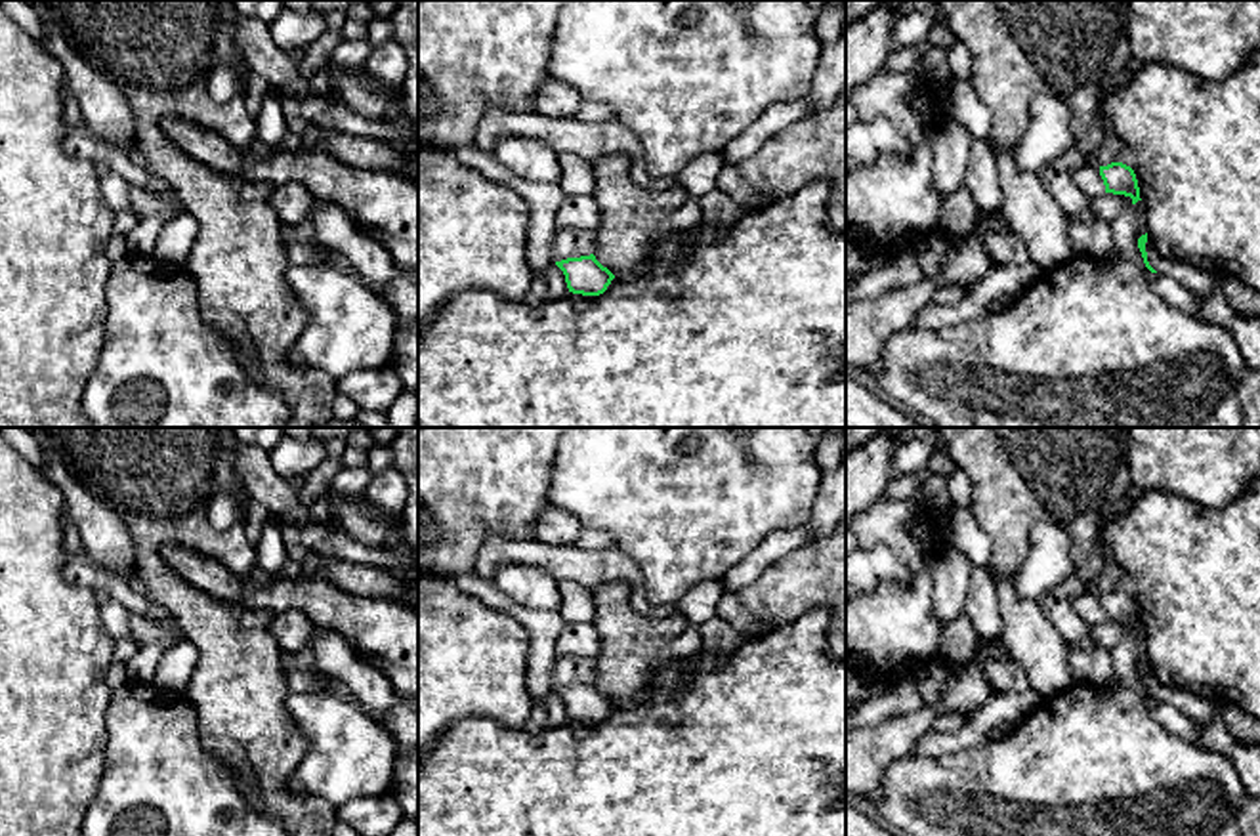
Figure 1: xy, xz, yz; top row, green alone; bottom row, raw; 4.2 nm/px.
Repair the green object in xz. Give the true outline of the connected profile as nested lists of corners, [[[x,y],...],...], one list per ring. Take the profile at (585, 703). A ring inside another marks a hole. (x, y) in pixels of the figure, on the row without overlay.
[[[556,657],[552,685],[573,721],[599,723],[615,706],[594,683],[592,658]]]

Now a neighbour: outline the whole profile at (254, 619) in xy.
[[[242,609],[241,624],[248,630],[267,630],[273,617],[267,609]]]

